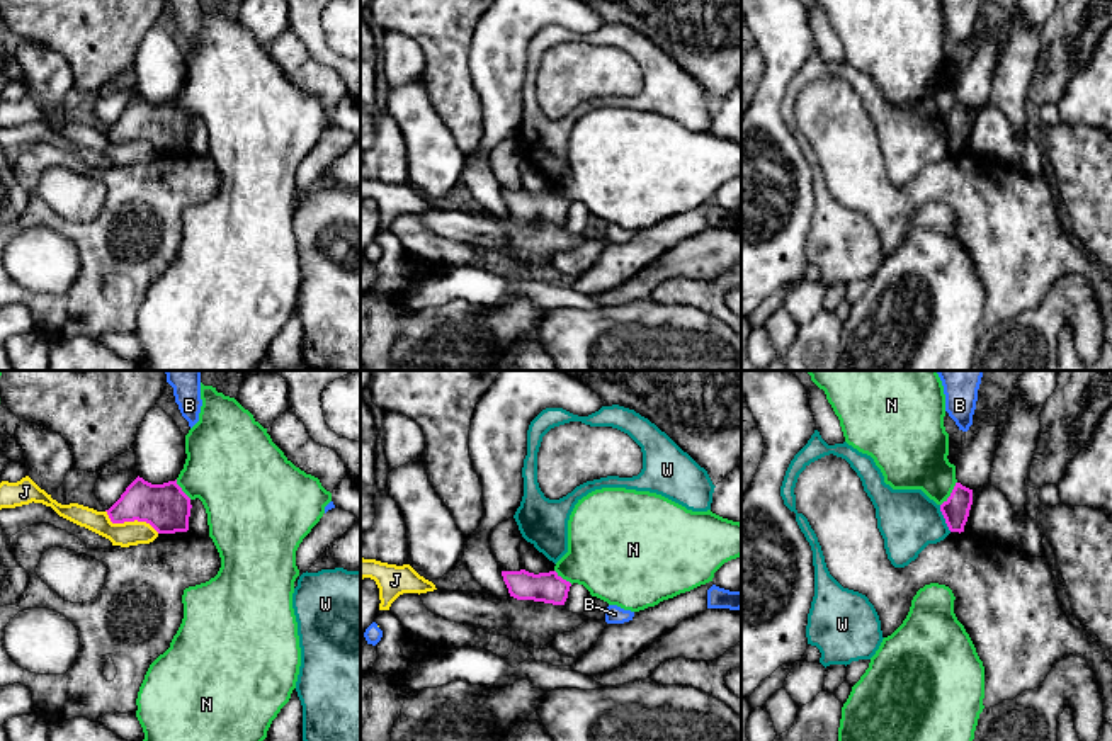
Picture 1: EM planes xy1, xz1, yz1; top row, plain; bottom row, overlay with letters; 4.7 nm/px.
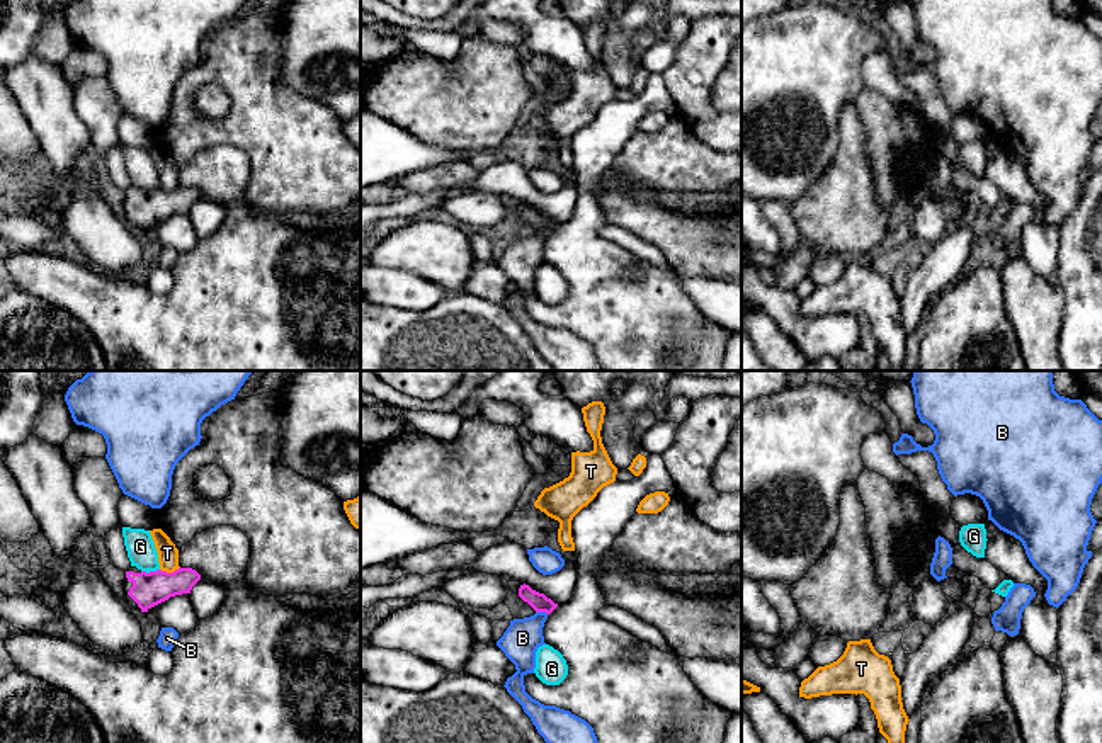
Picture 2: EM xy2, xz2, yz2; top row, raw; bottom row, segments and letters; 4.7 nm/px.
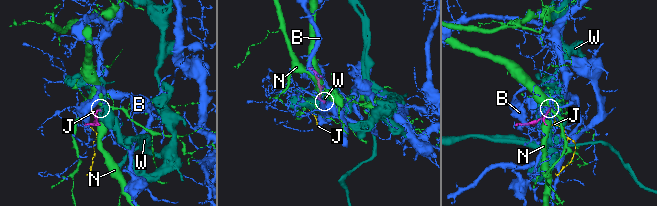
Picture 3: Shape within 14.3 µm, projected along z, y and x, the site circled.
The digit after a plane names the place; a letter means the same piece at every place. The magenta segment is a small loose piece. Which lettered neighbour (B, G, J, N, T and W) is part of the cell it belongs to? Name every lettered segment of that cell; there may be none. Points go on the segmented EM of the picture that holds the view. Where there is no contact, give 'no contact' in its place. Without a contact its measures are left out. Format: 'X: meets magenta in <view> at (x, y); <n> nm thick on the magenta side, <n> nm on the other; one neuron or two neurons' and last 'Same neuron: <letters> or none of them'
B: meets magenta in xz2 at (541, 611); 90 nm thick on the magenta side, 170 nm on the other; two neurons
G: meets magenta in xy2 at (150, 572); 160 nm thick on the magenta side, 140 nm on the other; two neurons
J: meets magenta in xy1 at (130, 520); 220 nm thick on the magenta side, 120 nm on the other; two neurons
N: meets magenta in yz1 at (951, 493); 130 nm thick on the magenta side, 320 nm on the other; two neurons
T: meets magenta in xy2 at (169, 573); 160 nm thick on the magenta side, 100 nm on the other; two neurons
W: meets magenta in yz1 at (944, 517); 130 nm thick on the magenta side, 300 nm on the other; two neurons
Same neuron: none of them

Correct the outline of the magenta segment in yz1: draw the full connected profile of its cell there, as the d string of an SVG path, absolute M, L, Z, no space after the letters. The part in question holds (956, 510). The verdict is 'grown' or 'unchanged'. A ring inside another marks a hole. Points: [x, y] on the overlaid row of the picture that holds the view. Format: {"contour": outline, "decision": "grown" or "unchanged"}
{"contour": "M956 483L950 496L940 505L940 512L950 532L964 532L973 505L973 489Z", "decision": "unchanged"}

